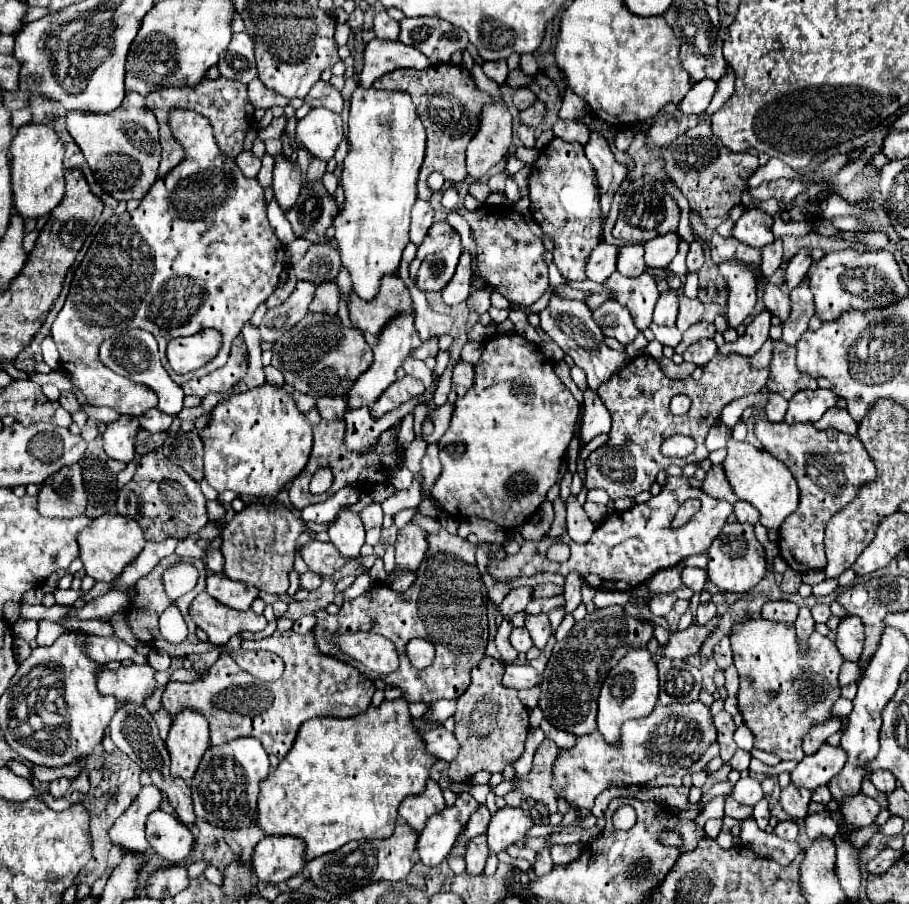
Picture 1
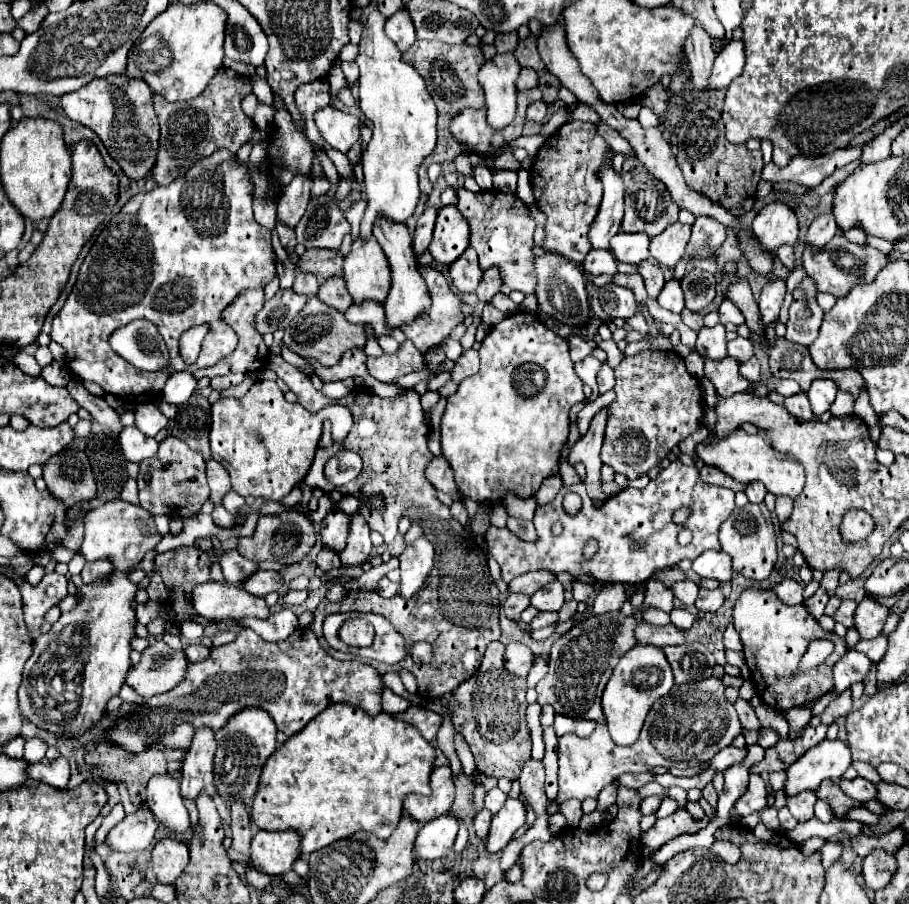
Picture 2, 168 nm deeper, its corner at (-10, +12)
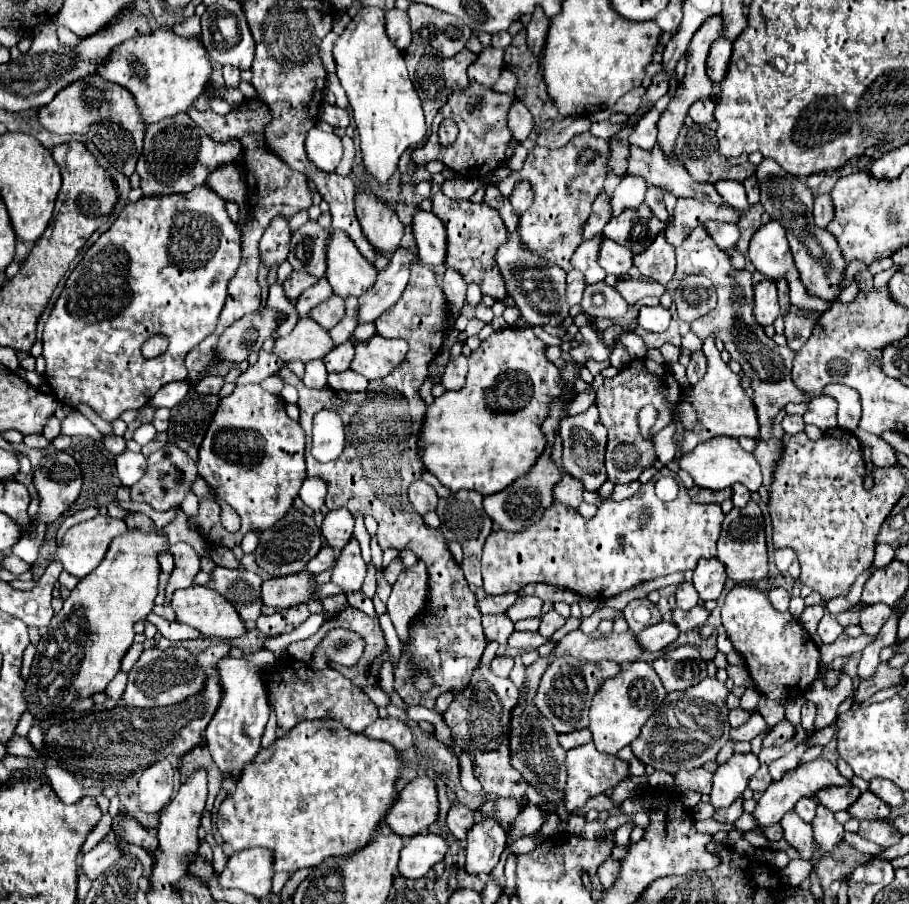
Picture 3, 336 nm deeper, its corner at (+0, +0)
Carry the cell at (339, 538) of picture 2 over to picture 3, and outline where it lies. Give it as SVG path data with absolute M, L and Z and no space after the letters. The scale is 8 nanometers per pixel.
M330 510L324 516L324 524L322 524L322 536L326 538L326 544L332 546L336 552L342 550L348 540L352 538L352 530L354 530L354 516L348 510Z

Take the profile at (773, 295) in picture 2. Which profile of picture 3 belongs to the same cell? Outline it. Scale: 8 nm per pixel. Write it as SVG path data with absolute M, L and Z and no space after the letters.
M762 278L762 280L756 284L754 316L756 316L758 324L762 324L762 326L774 324L774 320L780 316L778 294L776 294L776 280Z

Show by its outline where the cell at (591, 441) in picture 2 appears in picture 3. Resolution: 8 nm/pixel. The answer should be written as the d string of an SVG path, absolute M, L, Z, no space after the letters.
M564 474L560 484L554 488L554 500L562 502L564 506L570 506L570 508L578 508L580 502L582 502L582 482L572 478L570 474Z

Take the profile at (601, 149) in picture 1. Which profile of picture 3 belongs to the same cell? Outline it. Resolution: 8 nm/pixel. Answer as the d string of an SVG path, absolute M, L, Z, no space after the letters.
M596 236L590 242L582 242L578 246L578 250L574 252L574 258L570 260L572 268L576 268L576 270L580 270L584 274L586 284L594 284L594 282L600 282L600 280L606 278L606 272L596 262L600 240L602 240L602 236Z

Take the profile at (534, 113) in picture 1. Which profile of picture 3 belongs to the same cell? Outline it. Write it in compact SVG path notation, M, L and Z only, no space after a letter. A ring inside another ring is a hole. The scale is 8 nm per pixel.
M470 84L466 90L458 90L450 94L450 98L446 100L446 106L442 106L442 110L438 110L434 118L430 138L426 140L426 144L418 146L412 152L412 162L416 166L424 166L430 160L440 160L446 168L450 168L454 174L466 180L480 180L492 174L506 160L506 148L512 140L512 134L506 122L512 102L514 102L512 94L500 94L500 92L486 90L484 86L474 86L474 84ZM444 118L456 120L460 128L458 140L452 146L438 144L438 126Z

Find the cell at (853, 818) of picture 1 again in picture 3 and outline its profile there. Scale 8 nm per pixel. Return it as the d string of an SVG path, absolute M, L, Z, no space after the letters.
M826 786L826 790L820 790L816 800L824 804L828 810L838 812L838 810L850 808L858 796L860 796L860 790L854 786Z

